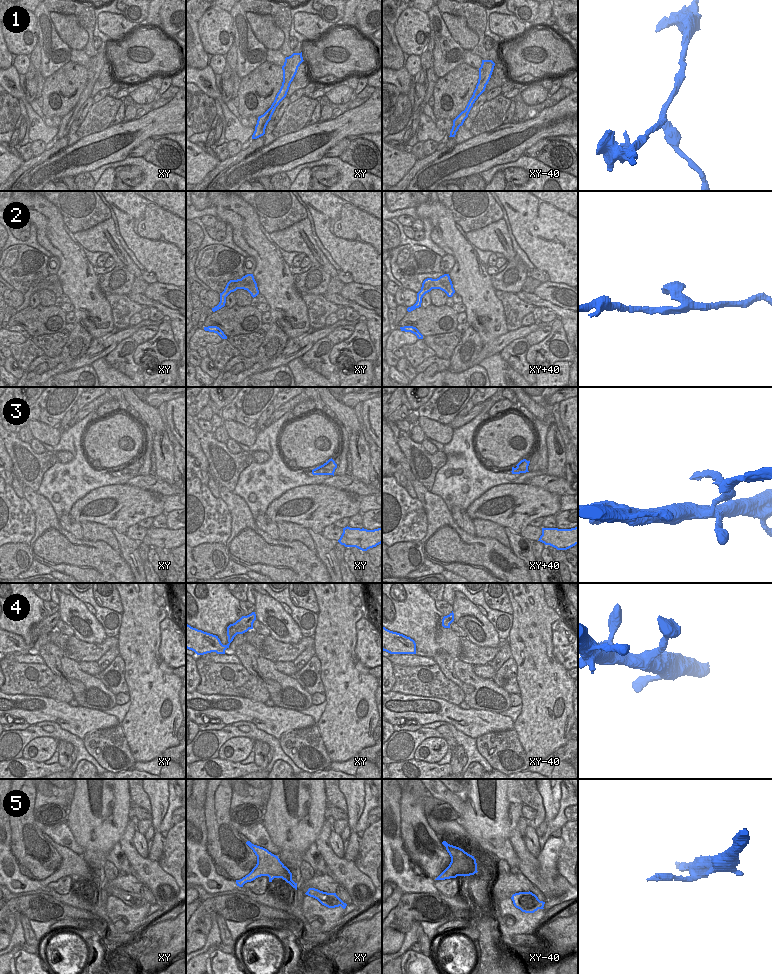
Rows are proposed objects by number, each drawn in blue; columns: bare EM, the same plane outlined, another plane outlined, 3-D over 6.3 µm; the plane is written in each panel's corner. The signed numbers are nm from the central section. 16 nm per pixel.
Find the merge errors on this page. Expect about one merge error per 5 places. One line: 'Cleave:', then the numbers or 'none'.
Cleave: 1, 3

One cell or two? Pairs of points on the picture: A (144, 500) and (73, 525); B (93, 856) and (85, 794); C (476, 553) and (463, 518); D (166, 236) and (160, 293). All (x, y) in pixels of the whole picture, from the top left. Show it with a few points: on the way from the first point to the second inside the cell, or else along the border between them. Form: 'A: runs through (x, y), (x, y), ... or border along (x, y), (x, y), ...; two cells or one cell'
A: border along (69, 513), (79, 523); two cells
B: runs through (93, 841), (93, 814), (90, 809); one cell
C: border along (452, 516), (452, 519), (462, 529), (475, 535); two cells
D: border along (157, 280), (163, 283), (171, 283), (175, 286); two cells

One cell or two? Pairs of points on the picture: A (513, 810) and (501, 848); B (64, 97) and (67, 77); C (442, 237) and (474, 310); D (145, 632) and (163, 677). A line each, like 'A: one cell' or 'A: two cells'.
A: two cells
B: one cell
C: one cell
D: one cell

